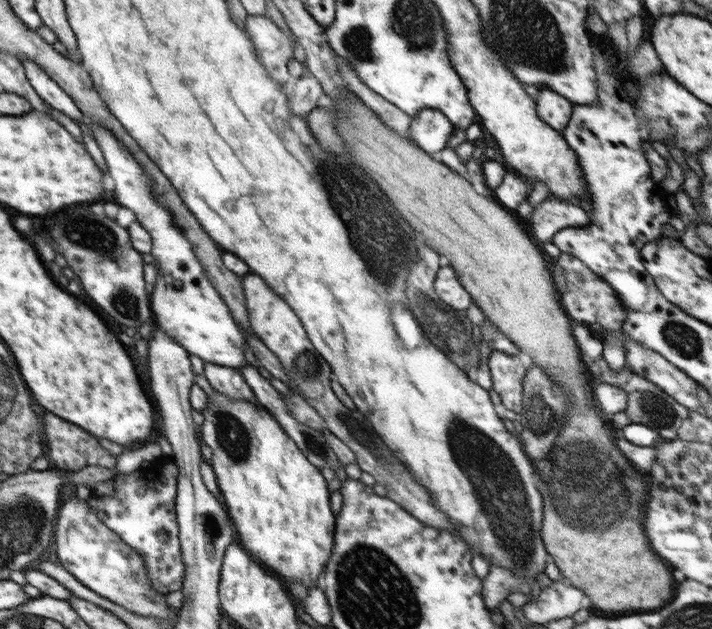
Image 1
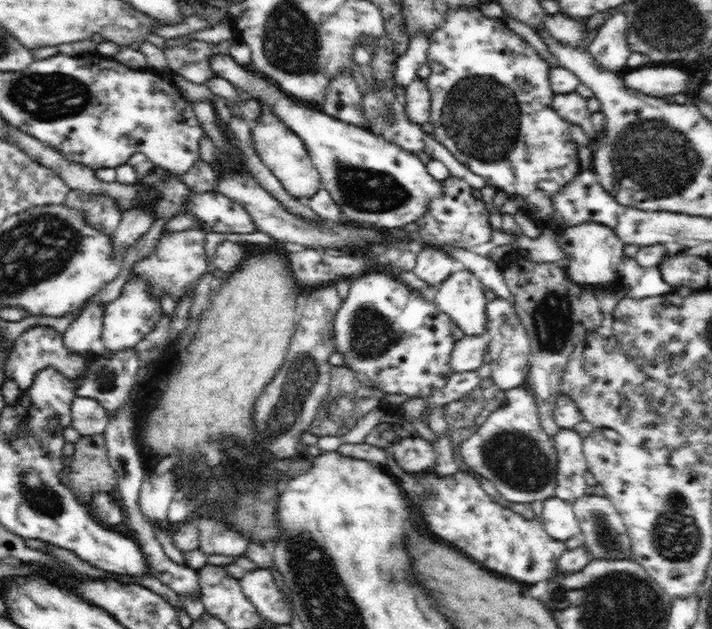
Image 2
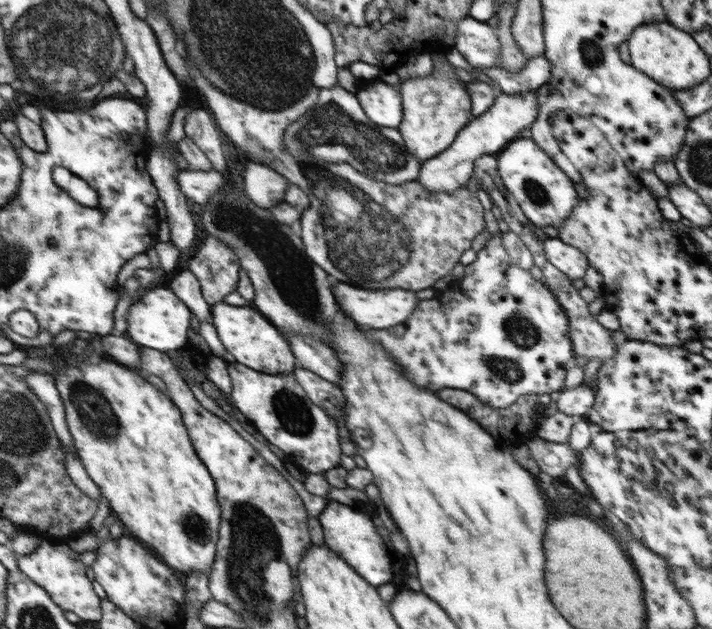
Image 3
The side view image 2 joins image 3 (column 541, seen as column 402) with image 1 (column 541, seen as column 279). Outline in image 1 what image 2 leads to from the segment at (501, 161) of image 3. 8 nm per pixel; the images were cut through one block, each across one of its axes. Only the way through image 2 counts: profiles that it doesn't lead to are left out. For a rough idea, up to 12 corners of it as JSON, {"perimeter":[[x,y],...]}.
{"perimeter":[[548,87],[540,88],[536,112],[562,133],[574,103]]}

